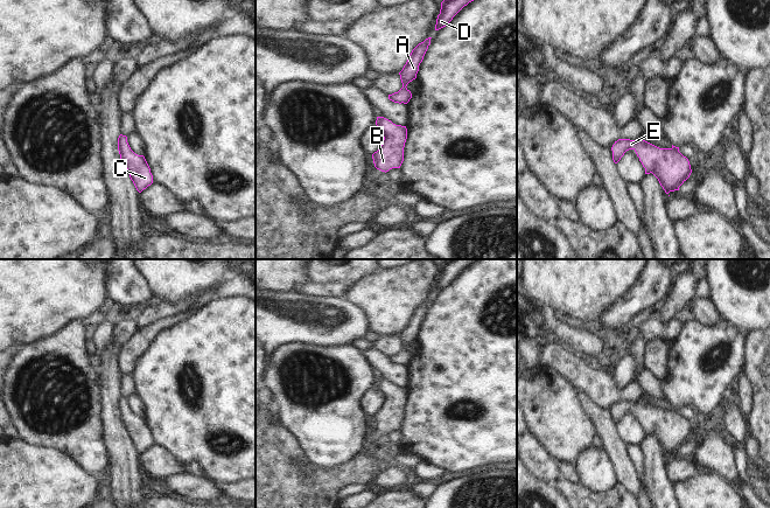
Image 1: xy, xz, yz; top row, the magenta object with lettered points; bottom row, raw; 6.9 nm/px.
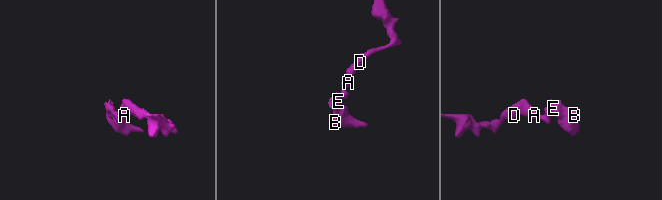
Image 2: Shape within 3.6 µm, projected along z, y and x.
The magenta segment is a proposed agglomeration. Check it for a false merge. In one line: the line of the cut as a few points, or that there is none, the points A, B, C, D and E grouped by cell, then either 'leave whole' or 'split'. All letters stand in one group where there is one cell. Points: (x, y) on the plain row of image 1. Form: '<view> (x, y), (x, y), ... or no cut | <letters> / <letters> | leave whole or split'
no cut | A B C D E | leave whole

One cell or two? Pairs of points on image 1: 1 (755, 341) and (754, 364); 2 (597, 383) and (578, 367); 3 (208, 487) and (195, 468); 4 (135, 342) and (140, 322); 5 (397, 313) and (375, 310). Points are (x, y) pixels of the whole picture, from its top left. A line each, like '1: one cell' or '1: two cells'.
1: one cell
2: one cell
3: two cells
4: two cells
5: one cell

